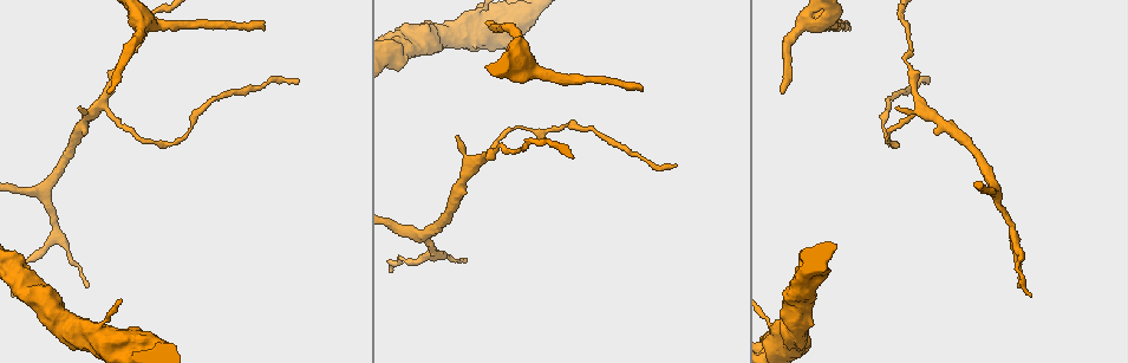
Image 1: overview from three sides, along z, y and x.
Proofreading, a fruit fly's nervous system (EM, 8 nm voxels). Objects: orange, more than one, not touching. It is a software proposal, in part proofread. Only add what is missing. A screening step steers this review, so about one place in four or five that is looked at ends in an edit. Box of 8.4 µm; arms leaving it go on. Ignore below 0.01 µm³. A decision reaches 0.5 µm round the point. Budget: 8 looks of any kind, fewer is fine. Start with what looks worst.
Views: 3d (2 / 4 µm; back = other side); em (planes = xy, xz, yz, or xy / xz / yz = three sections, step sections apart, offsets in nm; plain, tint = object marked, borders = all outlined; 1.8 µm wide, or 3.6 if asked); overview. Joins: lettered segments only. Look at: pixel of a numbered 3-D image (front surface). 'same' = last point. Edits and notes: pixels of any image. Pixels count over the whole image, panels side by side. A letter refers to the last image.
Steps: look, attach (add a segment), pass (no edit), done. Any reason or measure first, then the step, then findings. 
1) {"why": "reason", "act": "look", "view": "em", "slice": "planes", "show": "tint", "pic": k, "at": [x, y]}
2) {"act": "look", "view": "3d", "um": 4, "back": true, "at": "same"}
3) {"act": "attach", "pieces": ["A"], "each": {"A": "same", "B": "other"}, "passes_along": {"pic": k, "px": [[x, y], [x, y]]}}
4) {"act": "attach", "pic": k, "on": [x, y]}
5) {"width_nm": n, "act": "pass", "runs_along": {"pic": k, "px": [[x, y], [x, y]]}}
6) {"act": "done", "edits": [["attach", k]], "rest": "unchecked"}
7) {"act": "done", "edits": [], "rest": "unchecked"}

{"why": "free end", "act": "look", "view": "em", "slice": "xz", "step": 8, "show": "tint", "pic": 1, "at": [784, 92]}

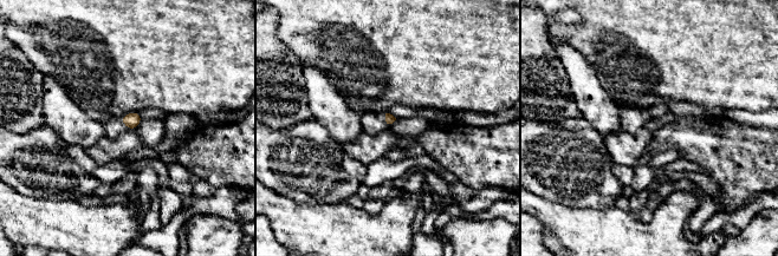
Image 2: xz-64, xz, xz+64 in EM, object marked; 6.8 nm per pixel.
{"act": "look", "view": "em", "slice": "planes", "show": "borders", "at": "same"}

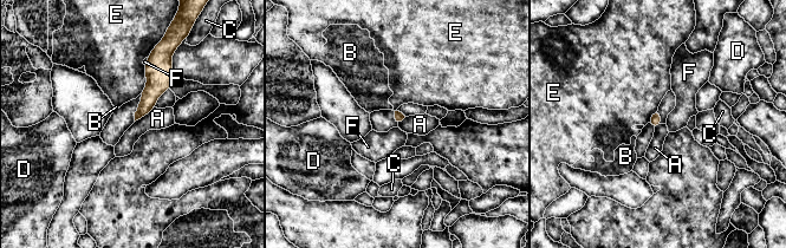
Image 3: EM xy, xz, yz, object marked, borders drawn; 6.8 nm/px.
{"act": "pass", "each": {"A": "other", "B": "other", "C": "other", "D": "other", "E": "other", "F": "other"}, "border": {"pic": 3, "px": [[154, 106], [135, 122]]}, "found": "no lettered segment goes on from it"}

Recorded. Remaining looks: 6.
{"why": "tapers out", "act": "look", "view": "3d", "um": 4, "pic": 1, "at": [641, 88]}

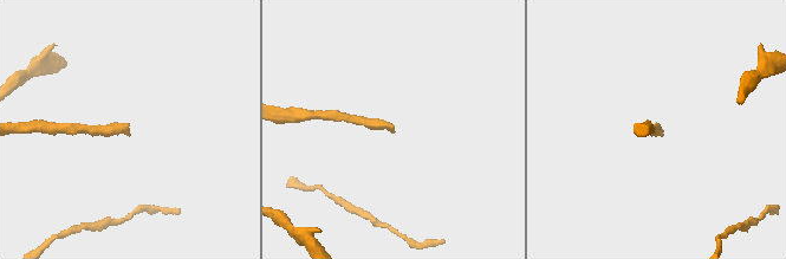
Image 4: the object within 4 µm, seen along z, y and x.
{"why": "shape alone is not enough", "act": "look", "view": "em", "slice": "planes", "show": "borders", "pic": 4, "at": [392, 132]}

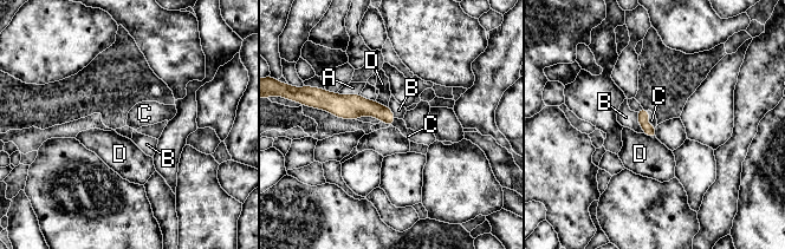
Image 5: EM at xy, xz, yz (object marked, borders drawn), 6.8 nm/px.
{"act": "attach", "pieces": ["C"], "each": {"A": "other", "B": "other", "C": "same", "D": "other"}, "found": "it goes on there"}

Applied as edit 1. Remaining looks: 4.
{"why": "three arms meet", "act": "look", "view": "em", "slice": "yz", "step": 8, "show": "tint", "pic": 1, "at": [521, 62]}

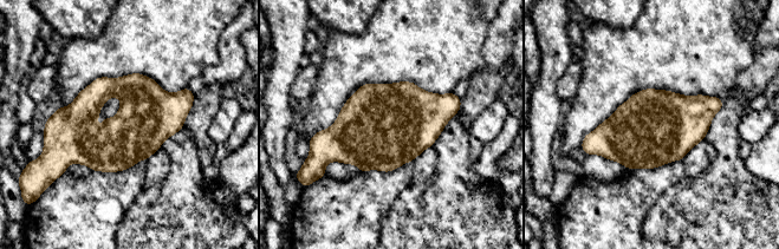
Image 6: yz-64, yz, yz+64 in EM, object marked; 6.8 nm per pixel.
{"act": "look", "view": "em", "slice": "planes", "show": "borders", "at": "same"}

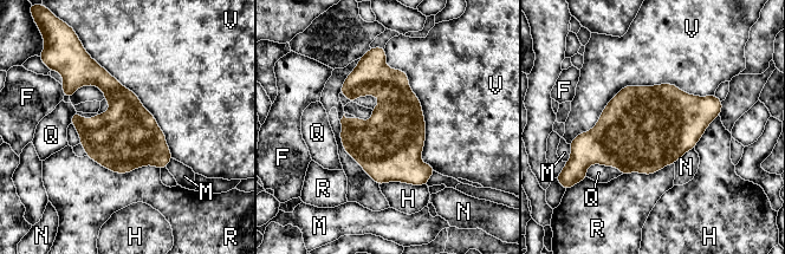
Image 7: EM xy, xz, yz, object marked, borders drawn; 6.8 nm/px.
{"act": "pass", "each": {"F": "other", "H": "other", "M": "other", "N": "other", "Q": "other", "R": "other", "V": "other"}, "border": {"pic": 7, "px": [[714, 93], [624, 85], [571, 142]]}, "found": "no lettered segment goes on from it"}

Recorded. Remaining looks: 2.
{"act": "done", "edits": [["attach", 5]], "rest": "unchecked"}

